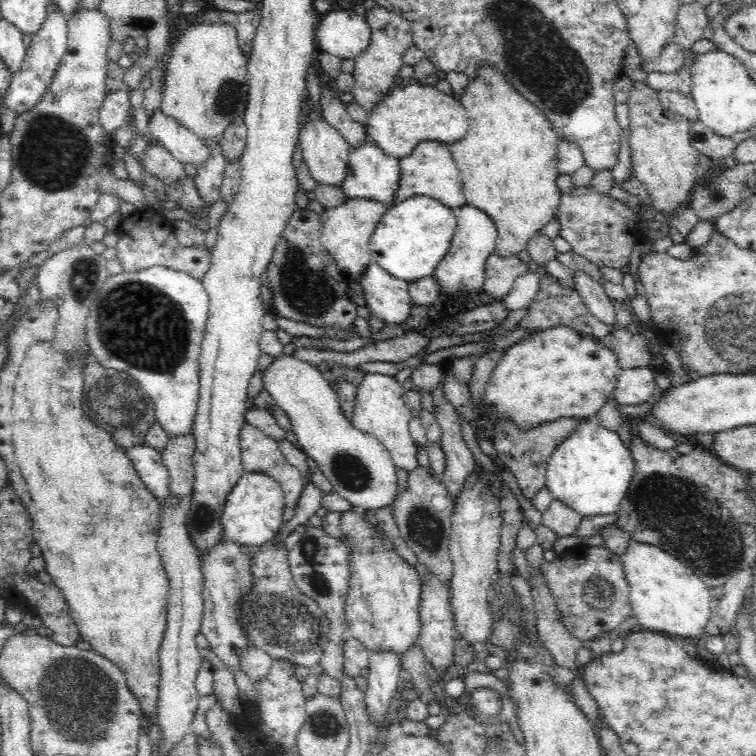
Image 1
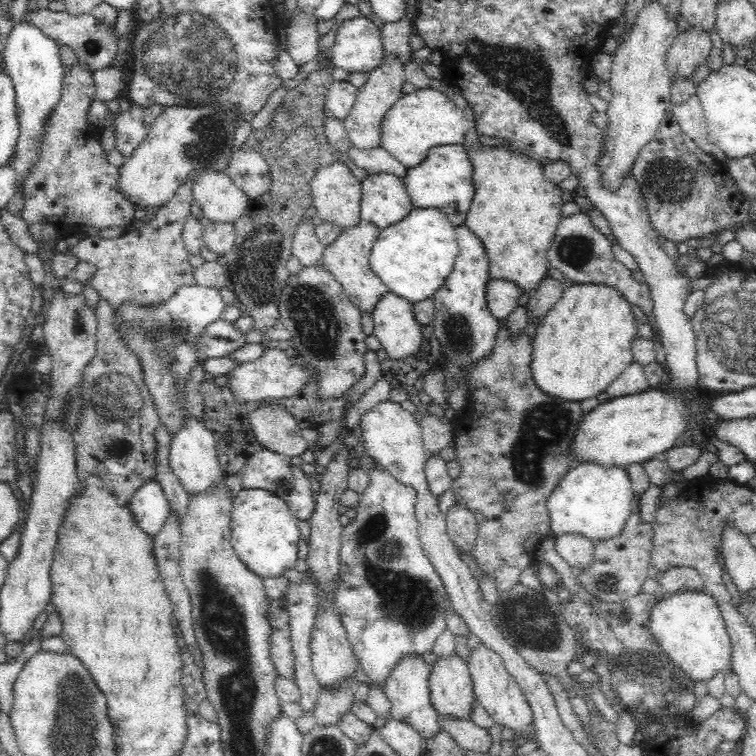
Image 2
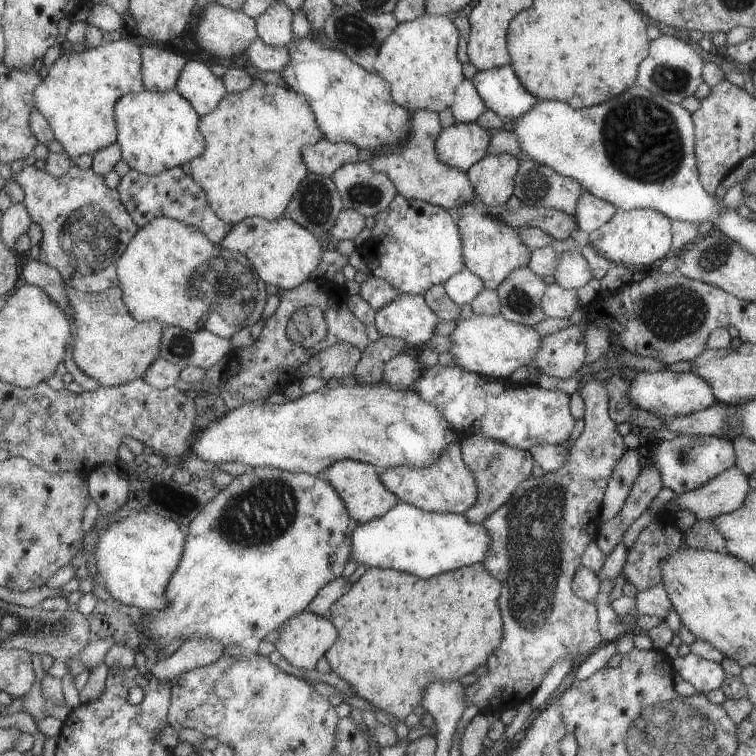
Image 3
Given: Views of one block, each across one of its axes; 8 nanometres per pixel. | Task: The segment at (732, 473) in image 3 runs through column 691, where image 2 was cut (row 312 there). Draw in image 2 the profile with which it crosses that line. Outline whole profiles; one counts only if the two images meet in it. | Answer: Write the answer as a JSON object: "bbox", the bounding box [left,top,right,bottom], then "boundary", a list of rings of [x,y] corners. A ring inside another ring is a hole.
{"bbox":[485,280,521,321],"boundary":[[[489,280],[485,301],[491,315],[498,321],[506,320],[519,306],[521,289],[508,281]]]}

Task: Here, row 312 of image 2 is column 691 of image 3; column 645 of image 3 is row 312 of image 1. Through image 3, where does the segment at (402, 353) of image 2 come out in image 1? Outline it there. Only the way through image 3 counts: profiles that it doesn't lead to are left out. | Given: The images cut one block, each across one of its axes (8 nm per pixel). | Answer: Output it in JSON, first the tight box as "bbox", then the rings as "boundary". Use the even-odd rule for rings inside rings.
{"bbox":[361,260,413,324],"boundary":[[[373,260],[361,279],[366,306],[384,324],[404,324],[410,318],[413,303],[408,283],[391,276]]]}

